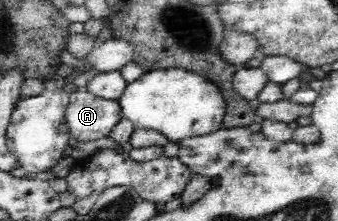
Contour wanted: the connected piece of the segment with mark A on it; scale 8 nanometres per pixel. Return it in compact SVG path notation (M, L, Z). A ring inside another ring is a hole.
M86 88L69 95L66 109L66 126L77 141L107 136L122 119L118 101L99 98Z

